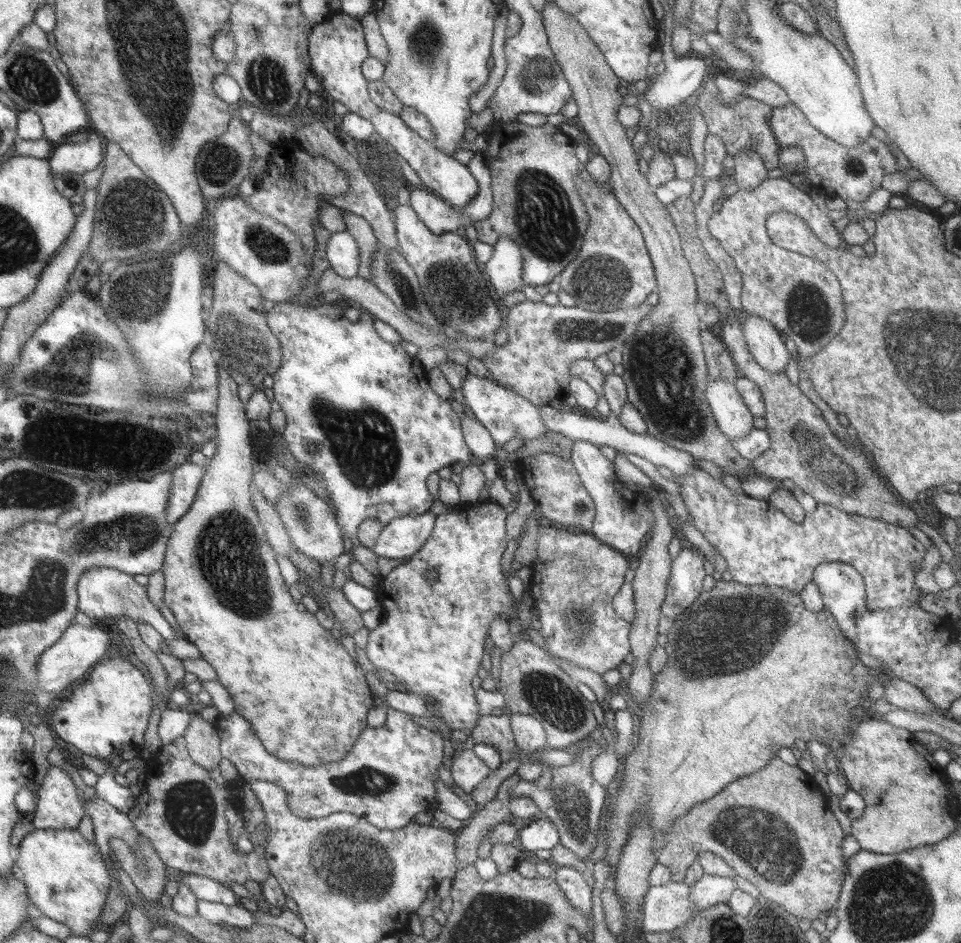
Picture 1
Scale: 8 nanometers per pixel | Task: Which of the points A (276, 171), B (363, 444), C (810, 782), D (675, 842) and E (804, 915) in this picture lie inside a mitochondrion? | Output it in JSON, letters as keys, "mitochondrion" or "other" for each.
{"A":"other","B":"mitochondrion","C":"other","D":"other","E":"other"}

